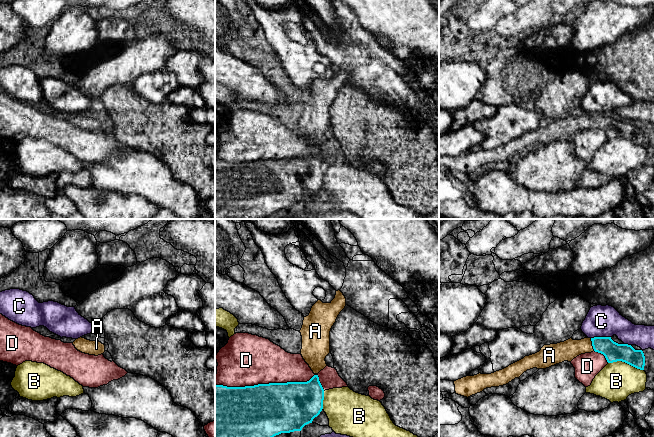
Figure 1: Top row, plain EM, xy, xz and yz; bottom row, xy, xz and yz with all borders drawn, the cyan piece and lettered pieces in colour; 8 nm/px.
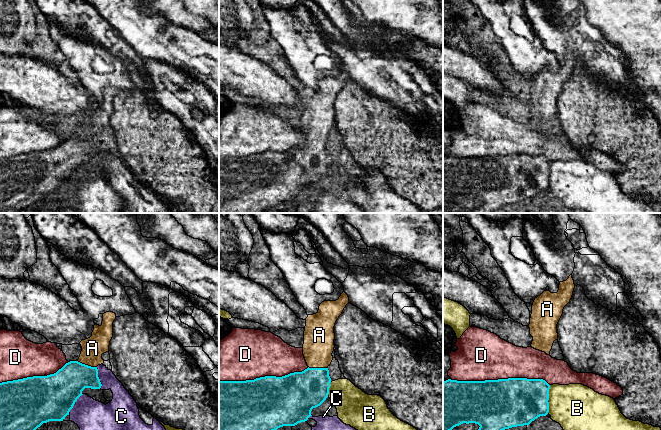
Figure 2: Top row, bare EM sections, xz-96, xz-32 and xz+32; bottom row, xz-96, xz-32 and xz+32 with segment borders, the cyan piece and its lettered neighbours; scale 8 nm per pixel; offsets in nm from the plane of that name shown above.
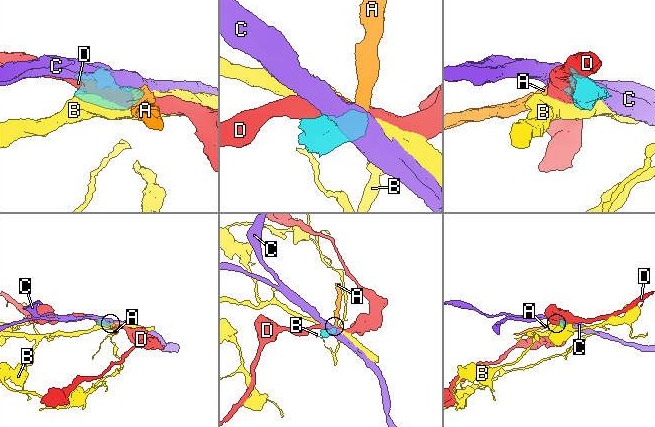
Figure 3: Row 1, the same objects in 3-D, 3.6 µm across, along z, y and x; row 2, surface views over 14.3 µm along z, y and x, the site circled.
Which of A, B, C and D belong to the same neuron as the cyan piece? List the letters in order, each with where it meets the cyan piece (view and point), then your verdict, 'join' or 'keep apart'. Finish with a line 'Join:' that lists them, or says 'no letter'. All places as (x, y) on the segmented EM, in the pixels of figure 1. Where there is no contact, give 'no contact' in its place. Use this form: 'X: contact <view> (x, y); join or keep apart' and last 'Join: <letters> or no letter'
A: contact yz (592, 344); join
B: contact yz (626, 362); keep apart
C: contact yz (600, 337); keep apart
D: contact xz (273, 383); keep apart
Join: A

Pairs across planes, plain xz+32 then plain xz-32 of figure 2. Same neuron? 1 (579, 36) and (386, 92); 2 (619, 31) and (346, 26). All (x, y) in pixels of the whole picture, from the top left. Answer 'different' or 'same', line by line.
1: same
2: different

